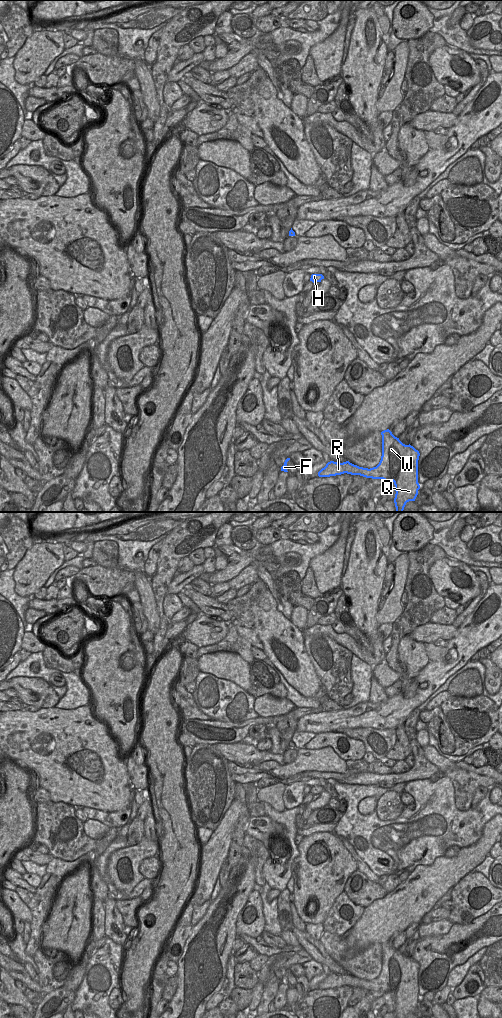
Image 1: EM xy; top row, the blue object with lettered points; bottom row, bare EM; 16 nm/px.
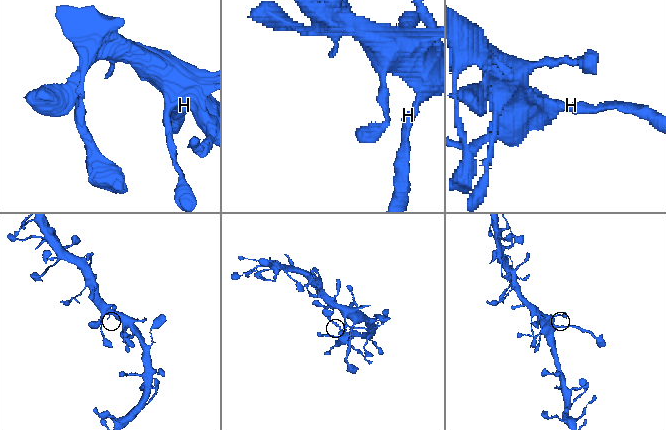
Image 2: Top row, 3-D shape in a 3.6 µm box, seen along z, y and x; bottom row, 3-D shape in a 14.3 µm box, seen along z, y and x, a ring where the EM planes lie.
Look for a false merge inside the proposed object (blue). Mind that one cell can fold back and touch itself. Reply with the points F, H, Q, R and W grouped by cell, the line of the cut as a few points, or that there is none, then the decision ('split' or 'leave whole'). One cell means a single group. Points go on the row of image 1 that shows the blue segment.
groups F H Q R W; cut none; leave whole

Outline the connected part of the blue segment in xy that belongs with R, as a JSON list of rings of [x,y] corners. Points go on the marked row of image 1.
[[[387,429],[381,432],[382,435],[382,456],[379,464],[373,468],[363,468],[350,463],[349,461],[337,463],[330,461],[318,472],[319,477],[330,477],[341,475],[344,473],[351,475],[360,475],[366,478],[383,479],[385,481],[393,481],[395,485],[394,503],[395,512],[403,512],[407,502],[415,501],[420,485],[418,483],[418,460],[420,453],[413,446],[403,444],[399,438],[395,437],[392,432]]]

